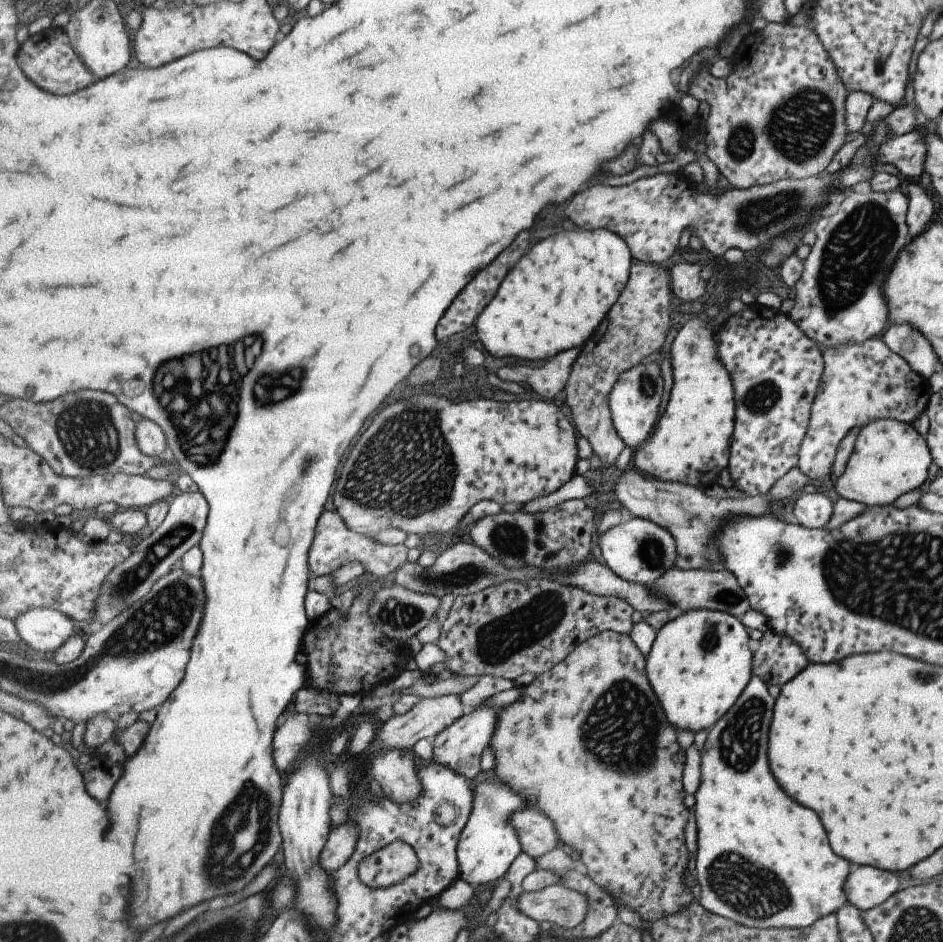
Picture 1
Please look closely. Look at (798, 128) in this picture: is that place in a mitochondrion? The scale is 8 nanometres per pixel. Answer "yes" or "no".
yes

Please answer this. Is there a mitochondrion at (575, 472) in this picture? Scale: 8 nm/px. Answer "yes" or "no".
no

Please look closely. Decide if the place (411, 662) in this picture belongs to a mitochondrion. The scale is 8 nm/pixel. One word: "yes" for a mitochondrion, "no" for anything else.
no

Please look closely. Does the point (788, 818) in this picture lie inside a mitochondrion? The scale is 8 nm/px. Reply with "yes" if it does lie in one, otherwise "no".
no

